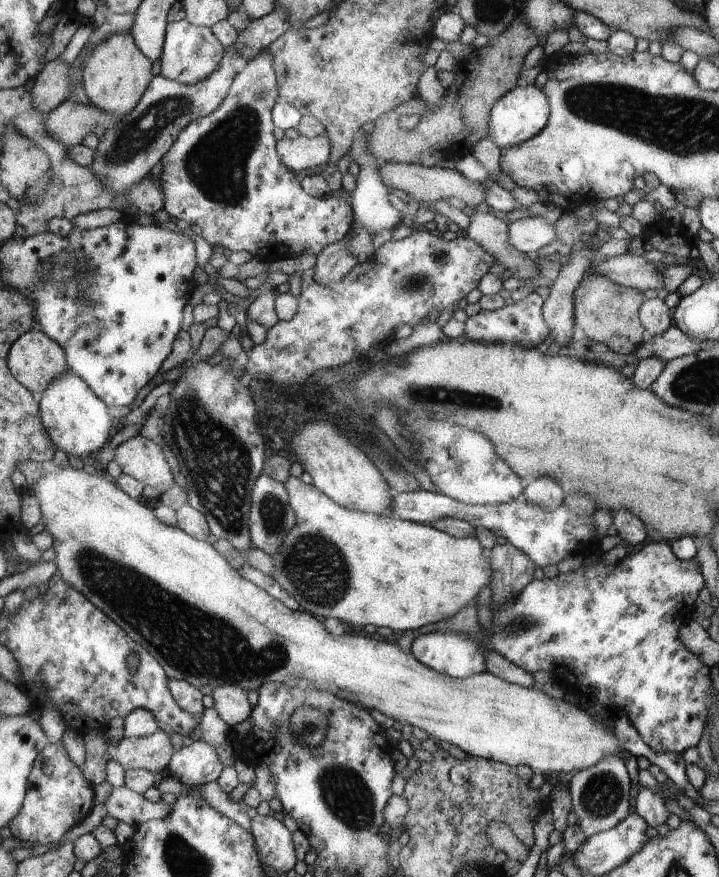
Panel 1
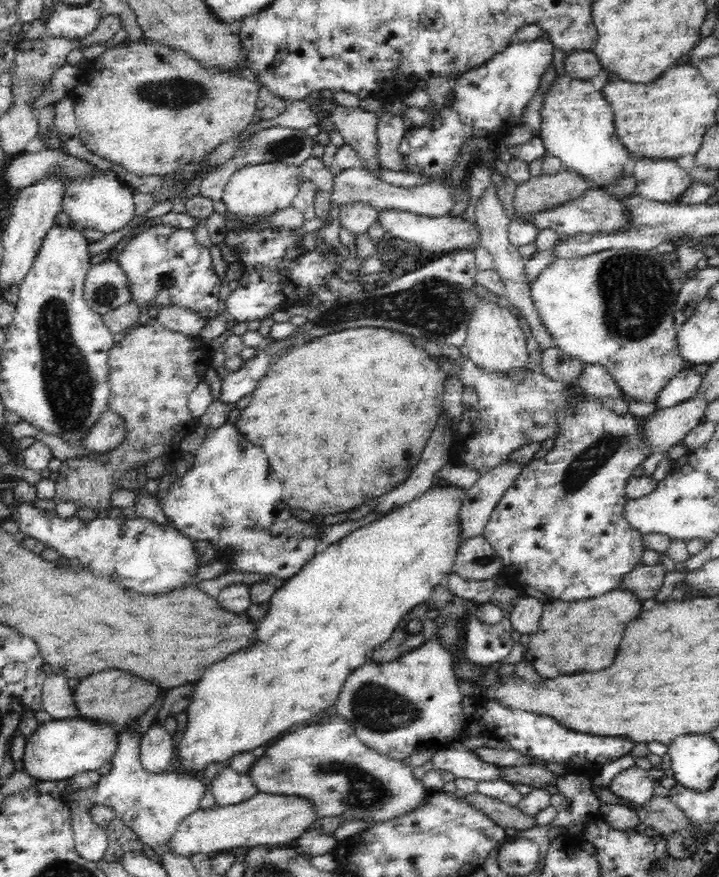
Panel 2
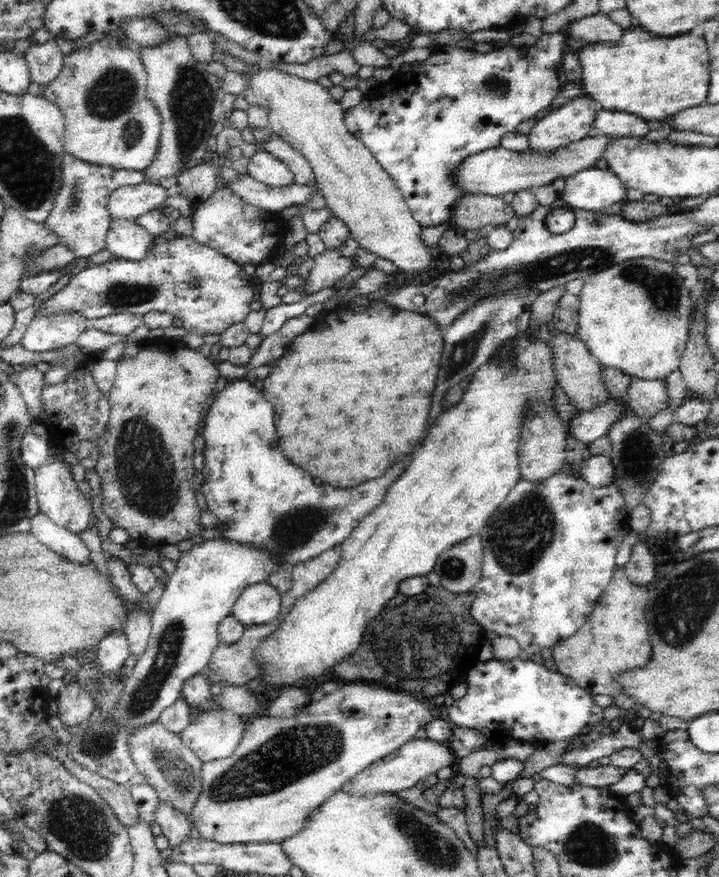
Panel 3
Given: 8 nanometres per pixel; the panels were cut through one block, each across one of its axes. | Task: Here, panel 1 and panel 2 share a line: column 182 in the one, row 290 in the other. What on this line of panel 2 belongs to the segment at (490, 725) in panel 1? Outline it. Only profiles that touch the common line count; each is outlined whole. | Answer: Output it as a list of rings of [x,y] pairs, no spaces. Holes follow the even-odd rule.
[[[610,248],[580,258],[553,260],[536,276],[536,280],[530,282],[529,294],[542,325],[552,335],[554,347],[585,364],[601,364],[628,399],[652,404],[668,382],[686,368],[677,346],[673,309],[678,292],[690,275],[654,249]]]

